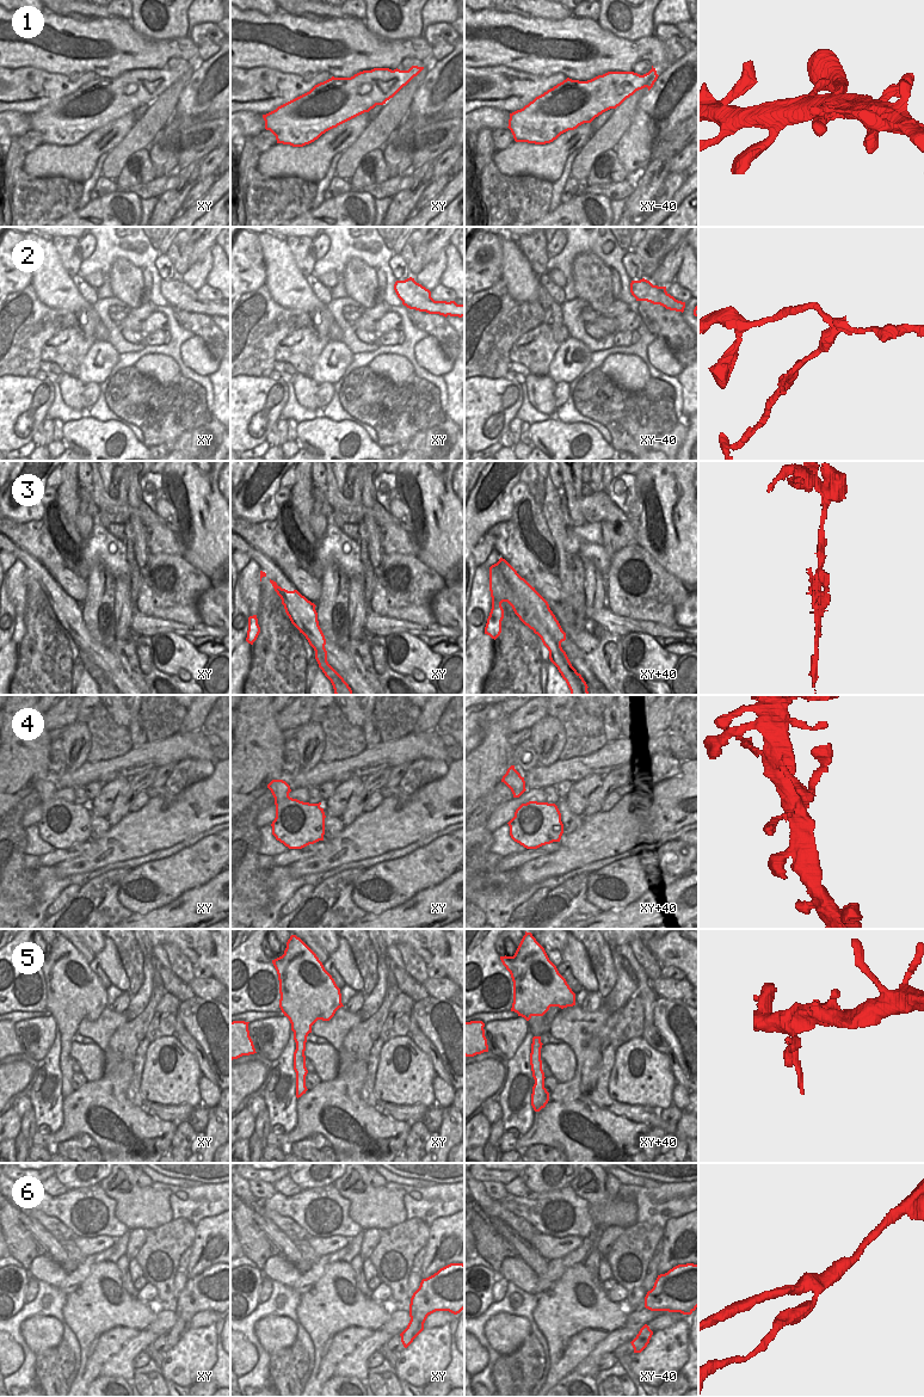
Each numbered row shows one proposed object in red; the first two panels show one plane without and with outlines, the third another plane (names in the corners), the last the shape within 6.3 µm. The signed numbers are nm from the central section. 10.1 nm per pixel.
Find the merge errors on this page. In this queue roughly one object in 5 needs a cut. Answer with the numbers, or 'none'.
2, 3

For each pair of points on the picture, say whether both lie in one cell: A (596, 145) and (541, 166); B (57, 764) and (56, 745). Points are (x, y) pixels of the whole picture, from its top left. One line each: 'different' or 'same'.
A: different
B: same

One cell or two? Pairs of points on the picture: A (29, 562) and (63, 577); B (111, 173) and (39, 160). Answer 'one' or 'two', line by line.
A: two
B: two

